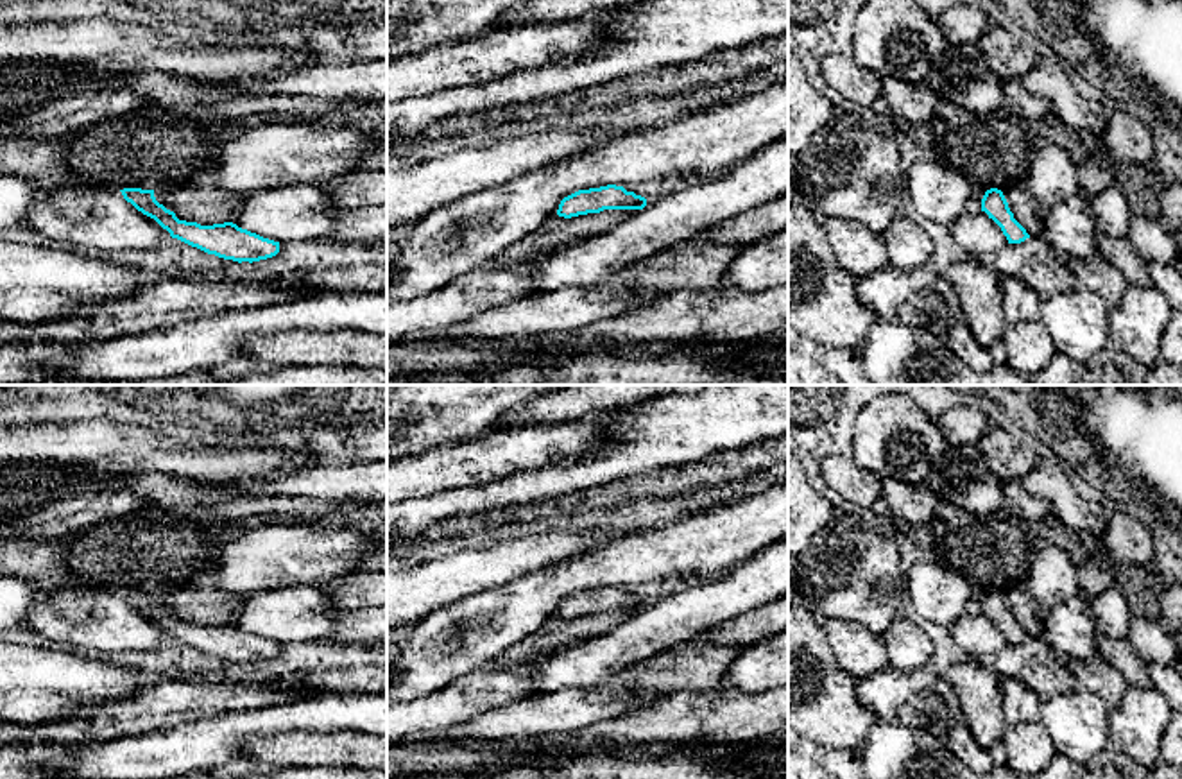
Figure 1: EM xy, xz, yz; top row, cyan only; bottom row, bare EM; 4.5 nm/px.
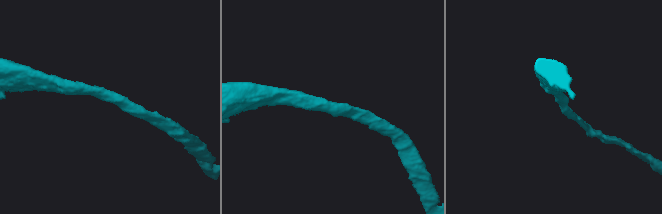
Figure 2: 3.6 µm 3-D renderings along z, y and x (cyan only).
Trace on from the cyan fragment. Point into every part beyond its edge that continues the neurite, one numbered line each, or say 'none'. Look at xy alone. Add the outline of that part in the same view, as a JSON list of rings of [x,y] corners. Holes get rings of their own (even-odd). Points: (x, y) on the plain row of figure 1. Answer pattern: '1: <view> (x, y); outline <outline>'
none

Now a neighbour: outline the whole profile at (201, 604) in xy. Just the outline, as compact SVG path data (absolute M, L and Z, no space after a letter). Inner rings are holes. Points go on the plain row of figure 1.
M197 584L154 593L154 598L167 611L174 612L179 621L213 627L233 623L242 596L210 584Z

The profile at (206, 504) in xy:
M140 473L140 475L116 475L116 482L122 487L131 489L154 510L161 510L172 518L184 518L199 525L210 525L218 528L229 528L244 523L251 516L258 516L265 521L296 521L313 519L331 514L351 514L367 509L362 501L322 501L301 496L256 496L240 492L236 489L224 489L218 484L181 480L159 473Z

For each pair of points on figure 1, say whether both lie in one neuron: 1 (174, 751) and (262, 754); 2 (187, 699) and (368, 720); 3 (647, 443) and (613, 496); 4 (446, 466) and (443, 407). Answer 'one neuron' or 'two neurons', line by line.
1: two neurons
2: two neurons
3: two neurons
4: two neurons

